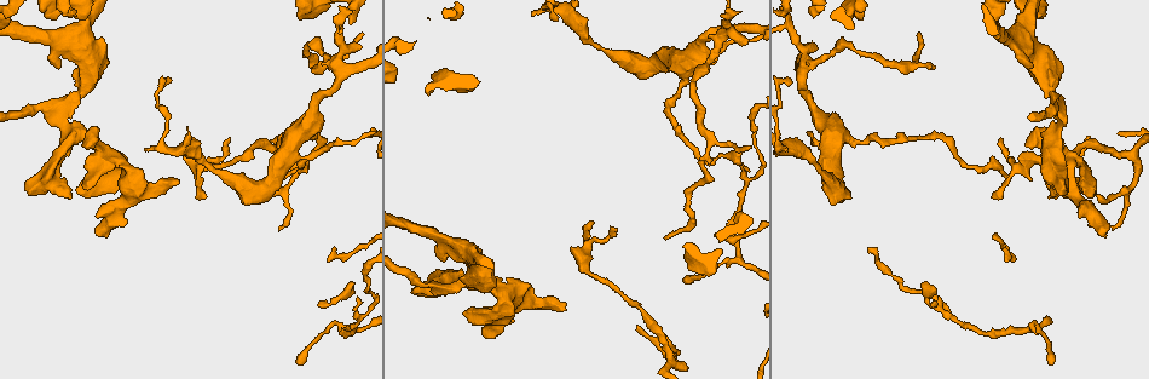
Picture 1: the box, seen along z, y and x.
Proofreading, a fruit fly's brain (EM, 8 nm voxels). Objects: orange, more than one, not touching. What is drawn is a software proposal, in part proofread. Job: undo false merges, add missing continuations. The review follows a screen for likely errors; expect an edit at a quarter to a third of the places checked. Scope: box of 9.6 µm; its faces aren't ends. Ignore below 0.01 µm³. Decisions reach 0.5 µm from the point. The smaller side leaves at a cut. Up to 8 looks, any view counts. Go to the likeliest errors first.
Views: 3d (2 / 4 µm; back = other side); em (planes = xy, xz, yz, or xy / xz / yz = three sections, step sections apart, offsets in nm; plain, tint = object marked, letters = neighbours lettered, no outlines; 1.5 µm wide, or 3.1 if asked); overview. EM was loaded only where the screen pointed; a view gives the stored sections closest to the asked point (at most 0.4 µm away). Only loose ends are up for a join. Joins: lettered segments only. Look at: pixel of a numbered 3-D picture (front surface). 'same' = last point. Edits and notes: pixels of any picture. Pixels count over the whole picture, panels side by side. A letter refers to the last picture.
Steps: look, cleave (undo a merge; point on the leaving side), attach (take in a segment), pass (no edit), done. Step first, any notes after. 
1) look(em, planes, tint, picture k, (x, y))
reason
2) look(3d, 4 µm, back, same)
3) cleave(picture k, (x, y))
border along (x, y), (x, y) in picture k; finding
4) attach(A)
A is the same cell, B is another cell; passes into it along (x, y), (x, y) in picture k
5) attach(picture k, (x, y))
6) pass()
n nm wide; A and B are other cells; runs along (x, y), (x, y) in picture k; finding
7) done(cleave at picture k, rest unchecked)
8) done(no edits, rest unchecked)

look(3d, 4 µm, picture 1, (846, 139))
looks like a crossing

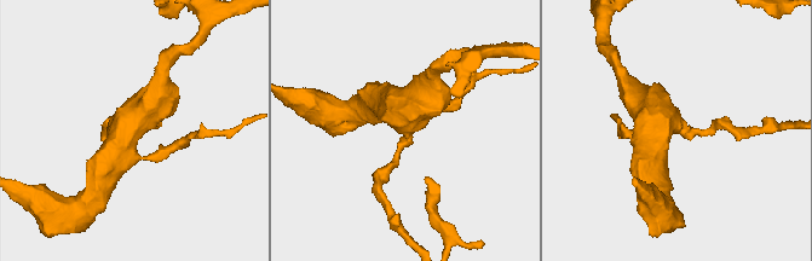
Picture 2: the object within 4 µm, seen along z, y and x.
look(em, xz, step 8, tint, picture 2, (673, 124))

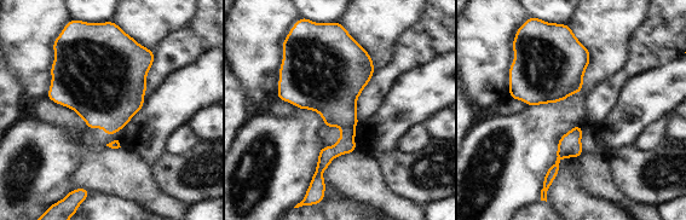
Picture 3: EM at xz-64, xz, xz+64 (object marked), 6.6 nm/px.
look(em, yz, step 8, letters, same)
another direction

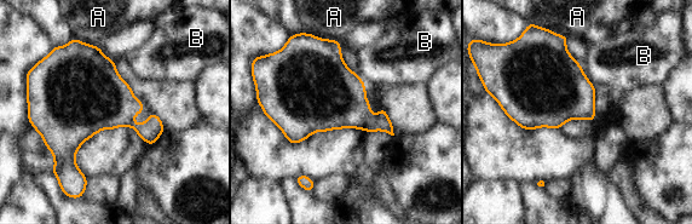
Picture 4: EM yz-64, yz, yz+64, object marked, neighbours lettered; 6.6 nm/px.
pass()
320 nm wide; A and B are other cells; border along (580, 64), (584, 75), (594, 86) in picture 4; all the same cell

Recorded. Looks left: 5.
look(em, planes, tint, picture 1, (668, 338))
thin end

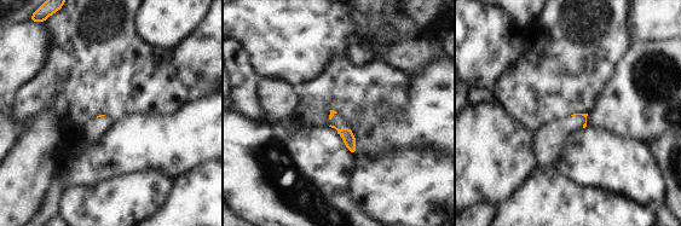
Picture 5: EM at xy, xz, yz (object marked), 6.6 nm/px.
look(em, planes, letters, same)

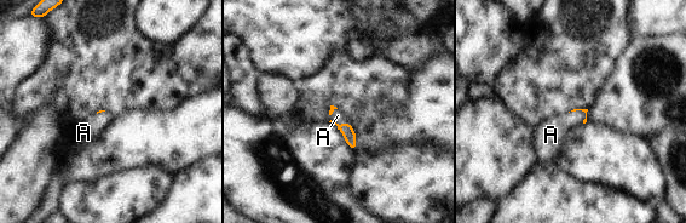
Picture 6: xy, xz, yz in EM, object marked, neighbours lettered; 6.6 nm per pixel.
attach(A)
A is the same cell; passes into it along (347, 131), (341, 124), (338, 115) in picture 6; it goes on there

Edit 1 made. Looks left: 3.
done(attach at picture 6, rest unchecked)

